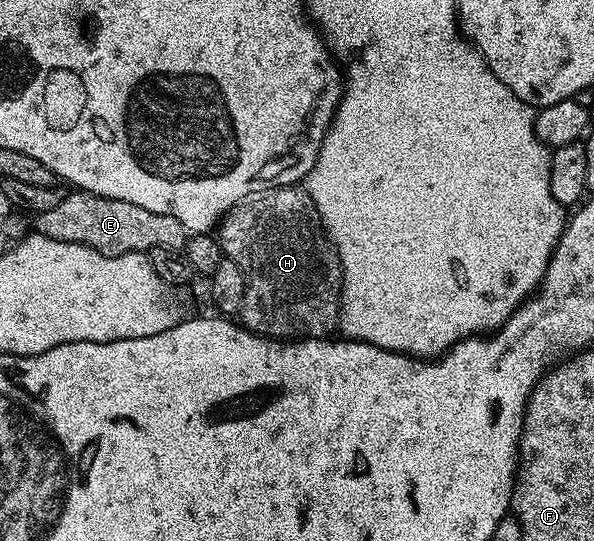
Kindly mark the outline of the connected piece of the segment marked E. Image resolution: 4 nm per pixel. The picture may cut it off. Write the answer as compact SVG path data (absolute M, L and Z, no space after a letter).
M80 190L66 194L55 210L36 213L35 232L59 242L75 242L94 248L104 256L122 256L132 252L149 254L155 248L181 250L187 239L183 225L167 214L155 214L143 210L143 206L135 206L135 202L119 202L115 198L103 198Z

